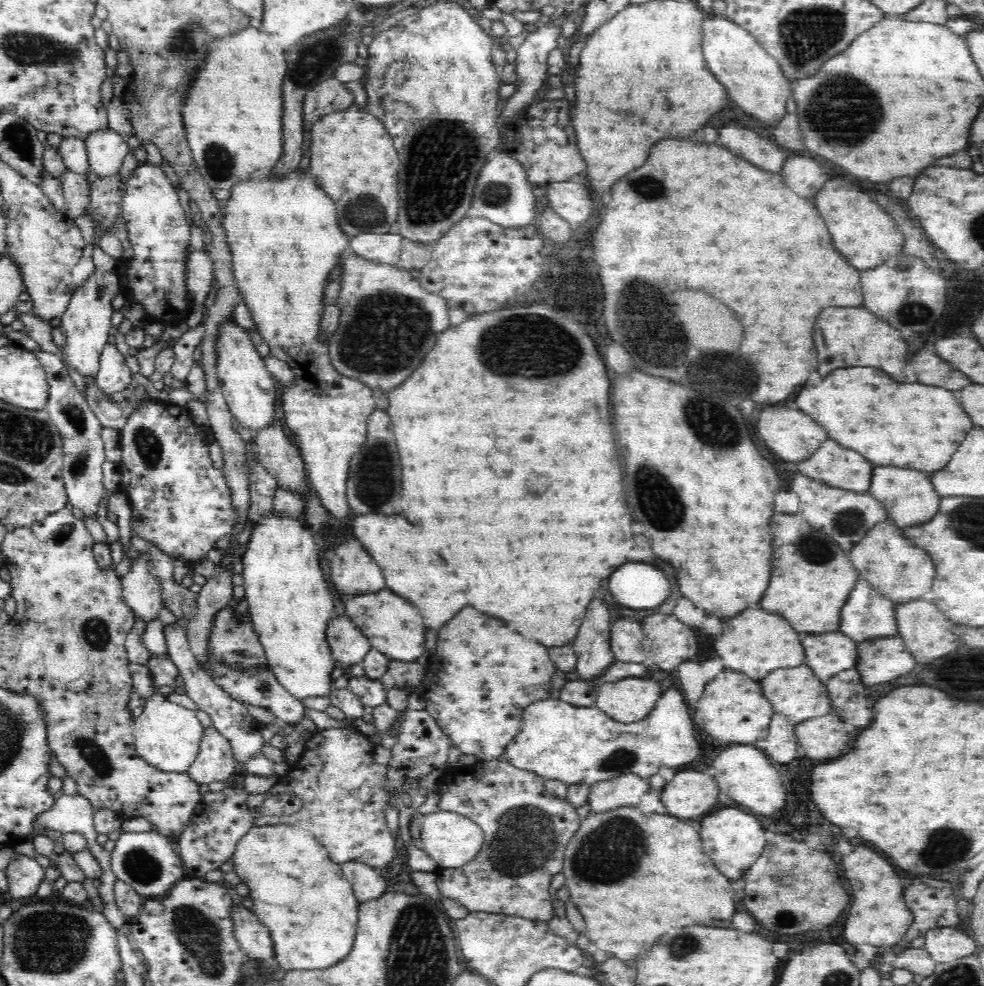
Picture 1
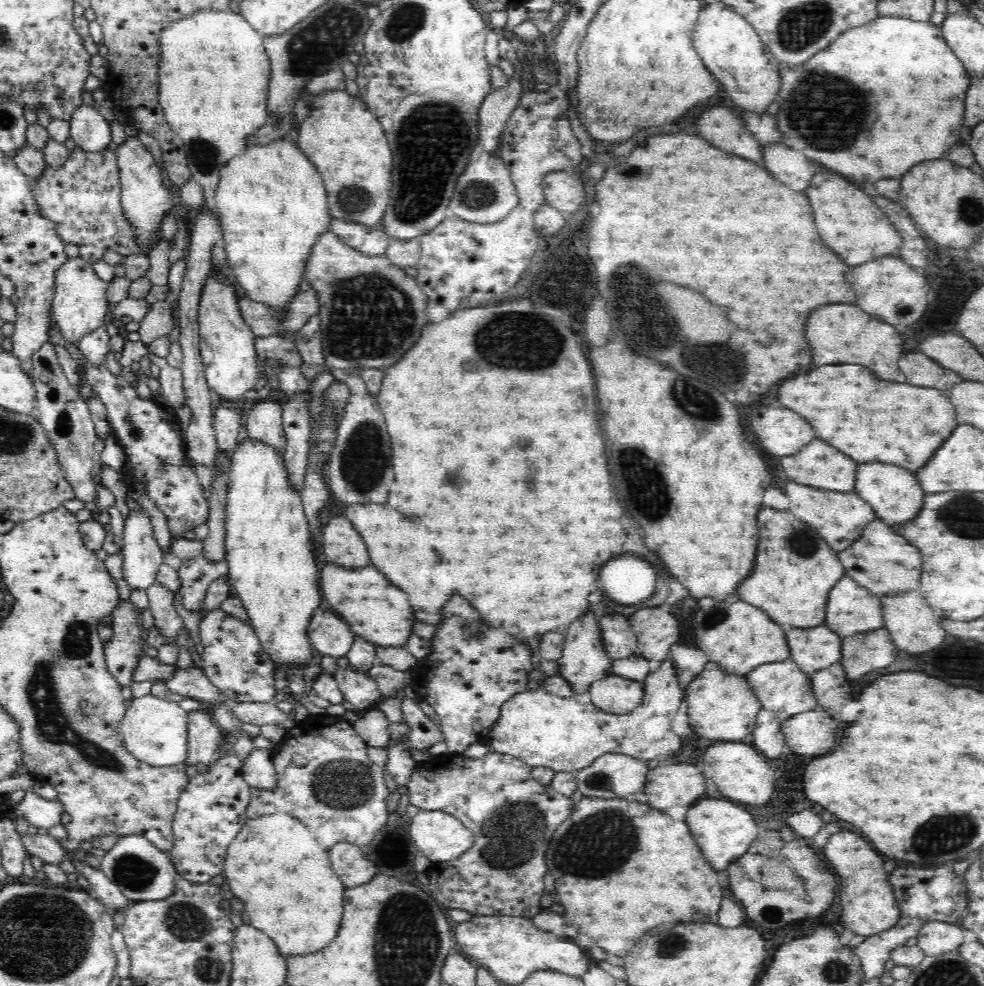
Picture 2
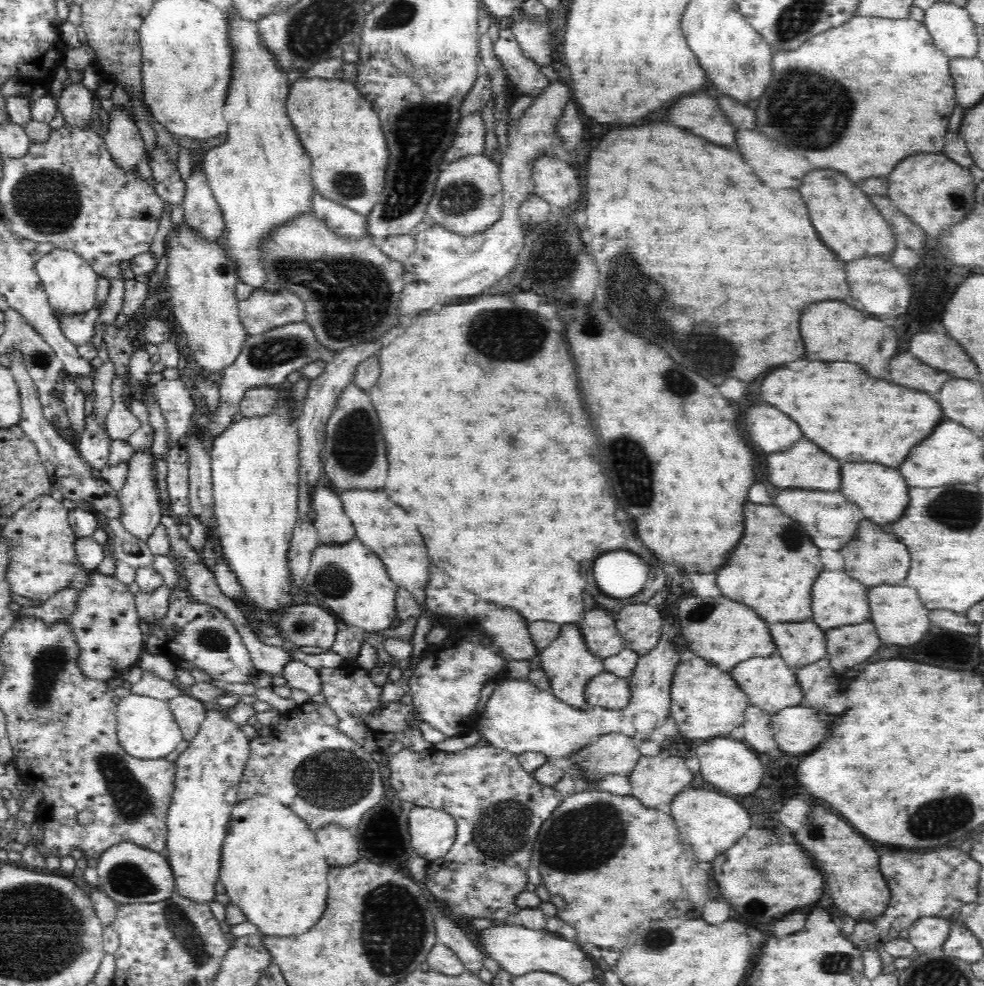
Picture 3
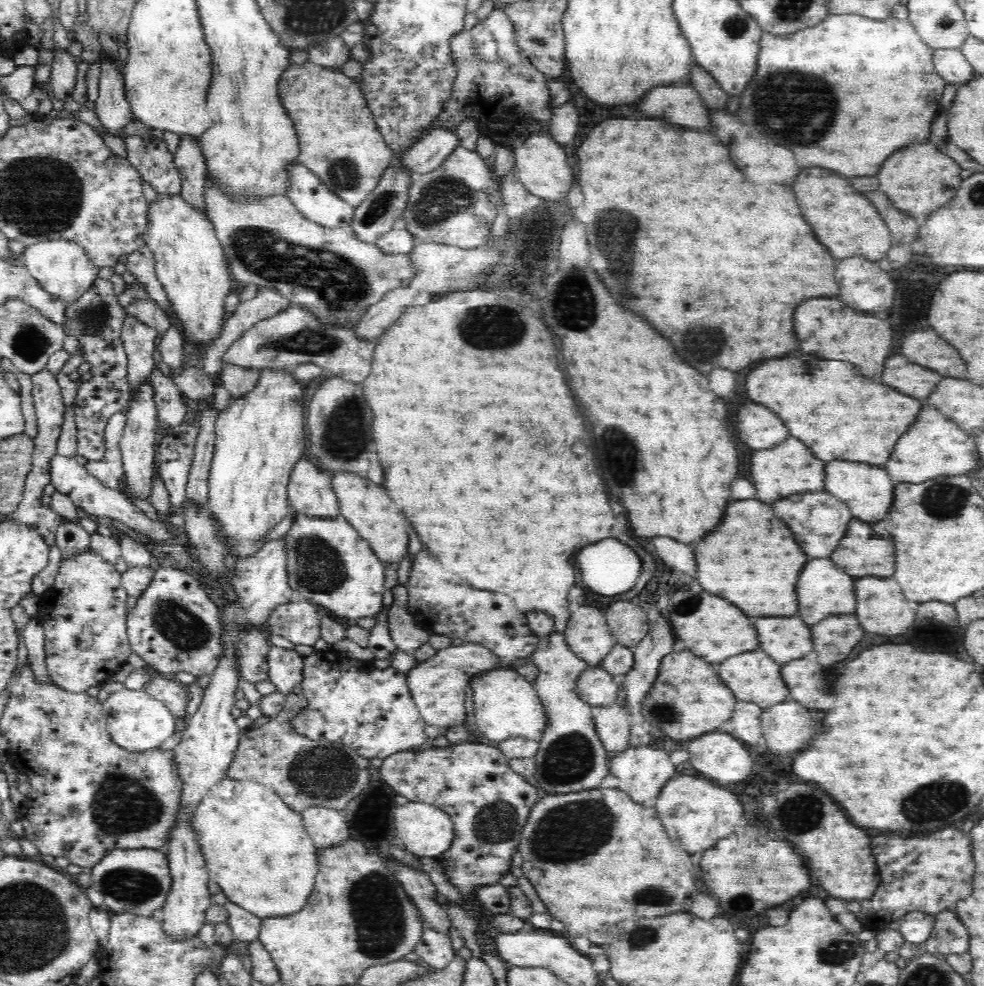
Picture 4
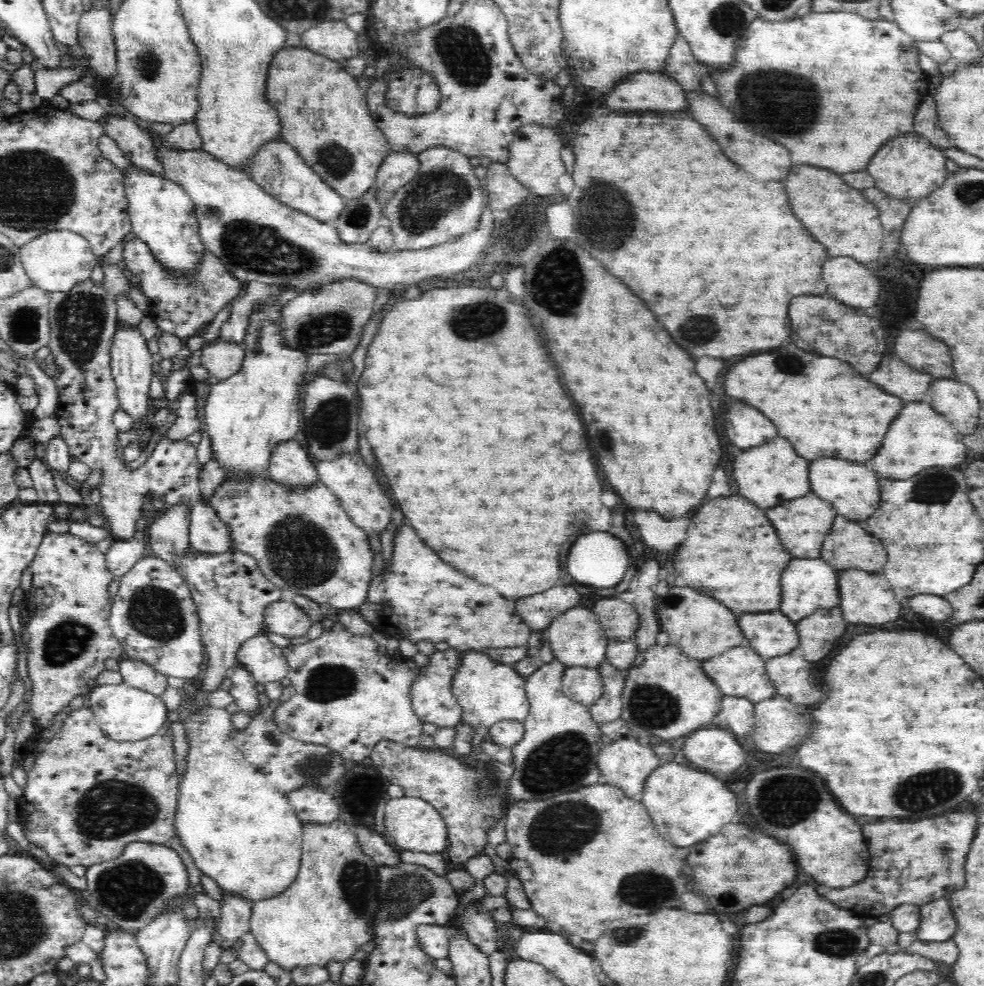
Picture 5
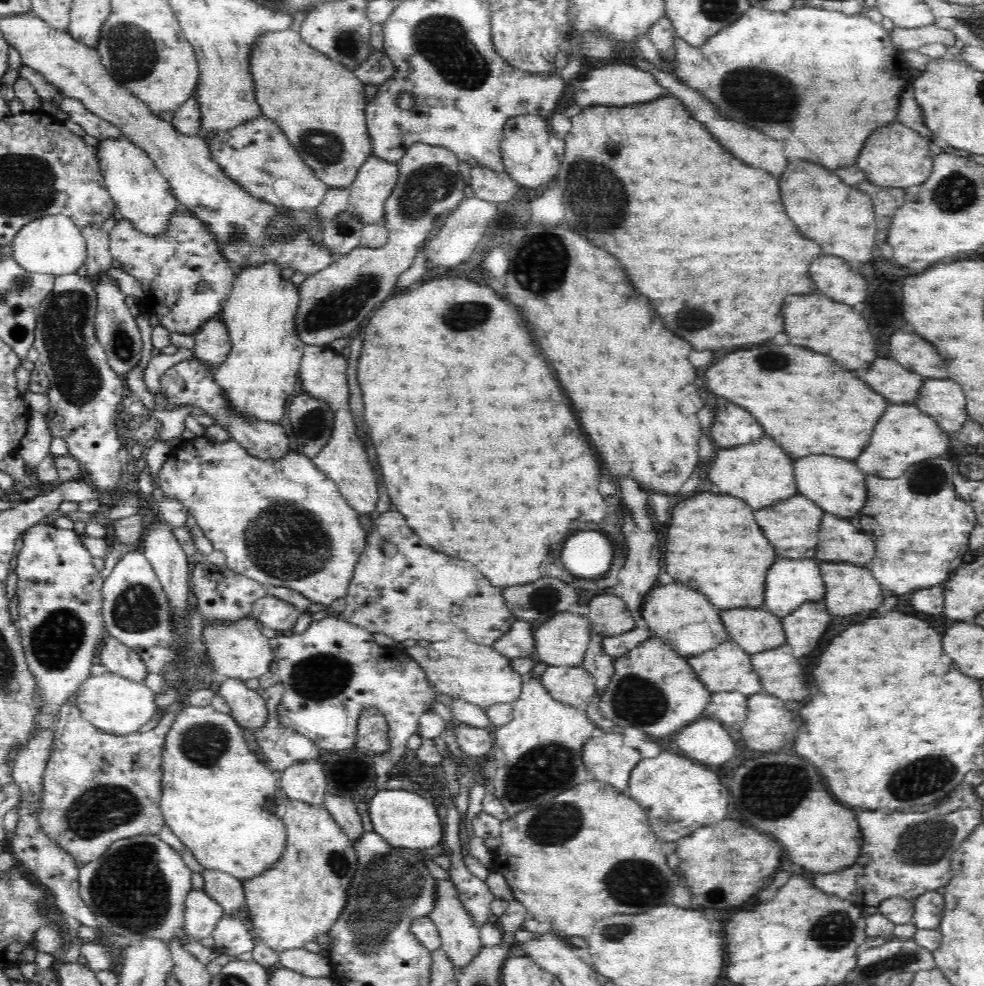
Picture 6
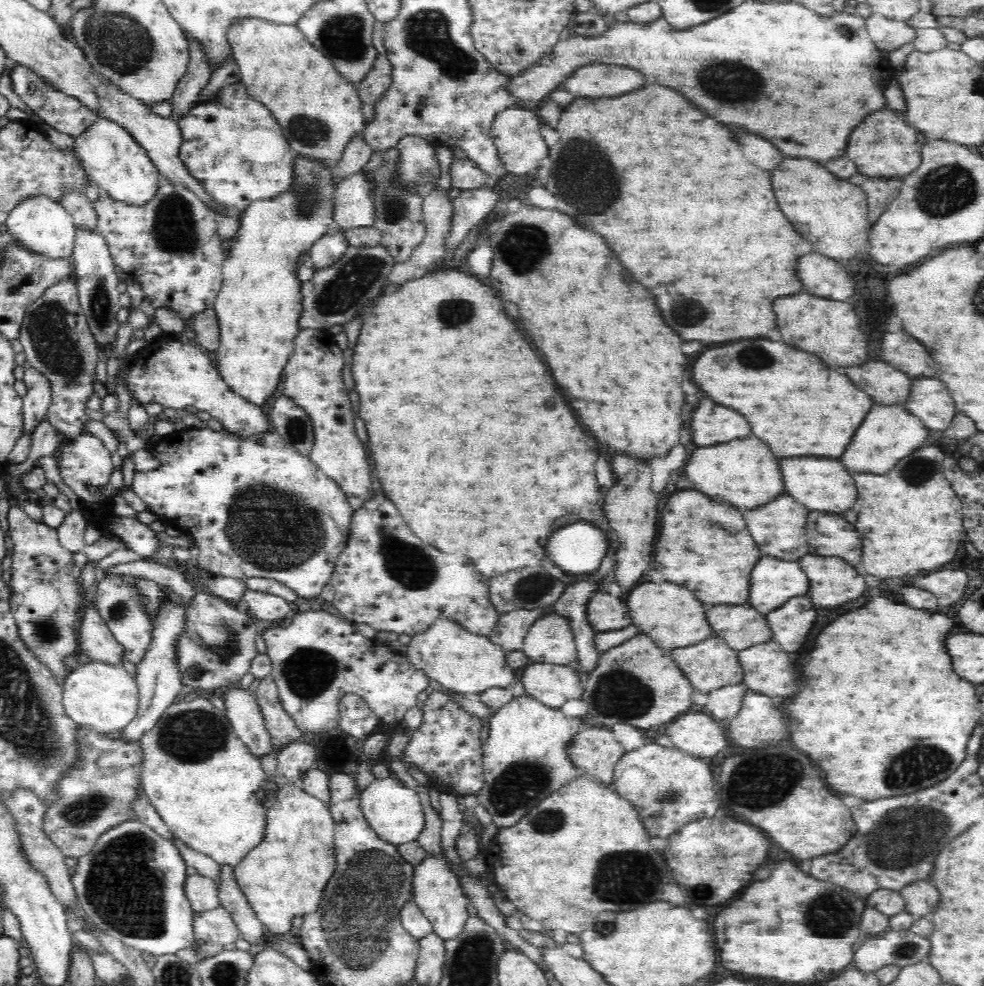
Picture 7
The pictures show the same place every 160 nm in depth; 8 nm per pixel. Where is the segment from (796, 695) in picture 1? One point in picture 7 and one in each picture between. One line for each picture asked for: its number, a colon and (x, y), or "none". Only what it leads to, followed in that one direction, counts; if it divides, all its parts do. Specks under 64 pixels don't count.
2: (782, 688)
3: (768, 682)
4: (754, 677)
5: (739, 671)
6: (726, 667)
7: (711, 663)

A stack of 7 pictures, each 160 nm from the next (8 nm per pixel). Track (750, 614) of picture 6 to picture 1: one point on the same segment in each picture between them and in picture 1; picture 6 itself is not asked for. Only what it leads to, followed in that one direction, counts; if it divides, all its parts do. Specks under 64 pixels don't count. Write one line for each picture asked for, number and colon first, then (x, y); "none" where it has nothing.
1: (825, 654)
2: (813, 648)
3: (798, 643)
4: (782, 638)
5: (770, 633)

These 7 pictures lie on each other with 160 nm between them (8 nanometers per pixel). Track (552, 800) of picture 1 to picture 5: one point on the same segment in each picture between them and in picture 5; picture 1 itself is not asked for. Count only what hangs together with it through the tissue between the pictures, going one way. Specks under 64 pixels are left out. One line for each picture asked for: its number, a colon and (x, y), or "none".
2: (512, 816)
3: (498, 807)
4: (488, 802)
5: (448, 783)

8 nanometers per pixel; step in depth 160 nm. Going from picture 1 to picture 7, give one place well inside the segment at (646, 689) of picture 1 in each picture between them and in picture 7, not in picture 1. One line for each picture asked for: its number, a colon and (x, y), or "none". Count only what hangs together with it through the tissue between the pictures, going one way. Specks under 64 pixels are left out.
2: (617, 695)
3: (605, 690)
4: (596, 687)
5: (584, 685)
6: (573, 686)
7: (552, 685)

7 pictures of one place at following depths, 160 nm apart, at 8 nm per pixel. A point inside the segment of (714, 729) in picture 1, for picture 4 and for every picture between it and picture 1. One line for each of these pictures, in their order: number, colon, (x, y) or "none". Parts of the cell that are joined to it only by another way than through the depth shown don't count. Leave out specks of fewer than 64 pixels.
2: (721, 706)
3: (705, 702)
4: (687, 698)

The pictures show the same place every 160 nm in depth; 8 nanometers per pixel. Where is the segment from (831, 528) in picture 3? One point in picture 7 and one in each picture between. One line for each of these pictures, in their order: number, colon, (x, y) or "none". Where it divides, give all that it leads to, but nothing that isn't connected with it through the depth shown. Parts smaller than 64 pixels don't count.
4: (817, 521)
5: (801, 524)
6: (790, 525)
7: (777, 529)

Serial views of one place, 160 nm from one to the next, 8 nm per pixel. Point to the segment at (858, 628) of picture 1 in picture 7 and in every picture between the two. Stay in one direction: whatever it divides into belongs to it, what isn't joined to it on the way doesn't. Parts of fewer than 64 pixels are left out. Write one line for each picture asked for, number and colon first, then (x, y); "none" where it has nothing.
2: (850, 608)
3: (838, 599)
4: (822, 589)
5: (805, 585)
6: (788, 583)
7: (772, 582)

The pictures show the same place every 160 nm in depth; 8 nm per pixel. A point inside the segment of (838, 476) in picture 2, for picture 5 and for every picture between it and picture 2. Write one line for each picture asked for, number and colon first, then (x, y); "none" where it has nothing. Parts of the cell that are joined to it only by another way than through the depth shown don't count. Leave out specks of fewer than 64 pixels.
3: (802, 466)
4: (780, 471)
5: (769, 474)

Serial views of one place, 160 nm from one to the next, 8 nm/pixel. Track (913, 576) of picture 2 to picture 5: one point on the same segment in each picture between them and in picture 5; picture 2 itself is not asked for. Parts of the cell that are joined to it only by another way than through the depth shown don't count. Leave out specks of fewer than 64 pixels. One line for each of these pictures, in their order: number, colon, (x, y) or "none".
3: (871, 557)
4: (858, 553)
5: (847, 546)

